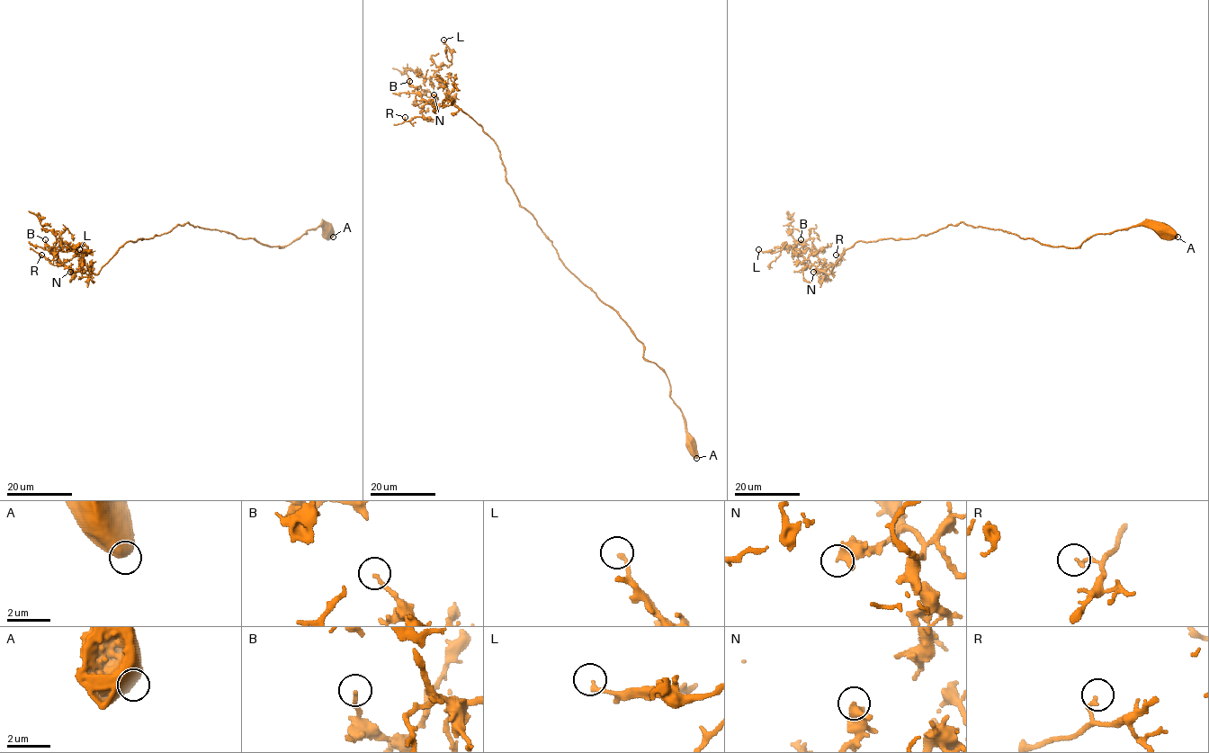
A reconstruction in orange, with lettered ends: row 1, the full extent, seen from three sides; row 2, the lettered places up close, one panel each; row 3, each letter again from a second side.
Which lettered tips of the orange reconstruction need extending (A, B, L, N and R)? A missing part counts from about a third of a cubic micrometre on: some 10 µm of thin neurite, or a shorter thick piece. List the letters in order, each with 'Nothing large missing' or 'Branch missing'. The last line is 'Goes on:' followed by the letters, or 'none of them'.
A: Nothing large missing
B: Nothing large missing
L: Nothing large missing
N: Branch missing
R: Nothing large missing
Goes on: N

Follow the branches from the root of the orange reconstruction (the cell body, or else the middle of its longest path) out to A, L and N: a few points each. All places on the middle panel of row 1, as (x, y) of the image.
A: (691, 443), (690, 448), (696, 458)
L: (691, 443), (667, 374), (567, 267), (506, 181), (497, 145), (434, 75), (452, 63), (443, 40)
N: (691, 443), (667, 374), (564, 264), (506, 181), (497, 145), (451, 102), (433, 106), (434, 94)

